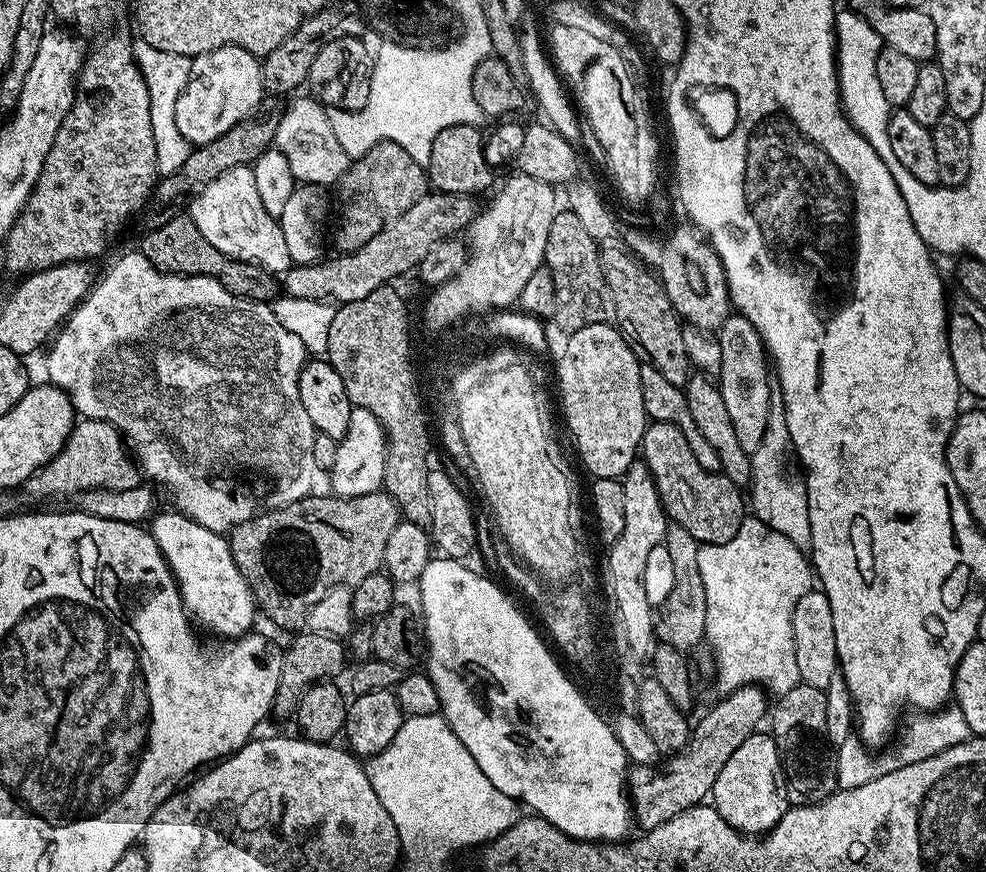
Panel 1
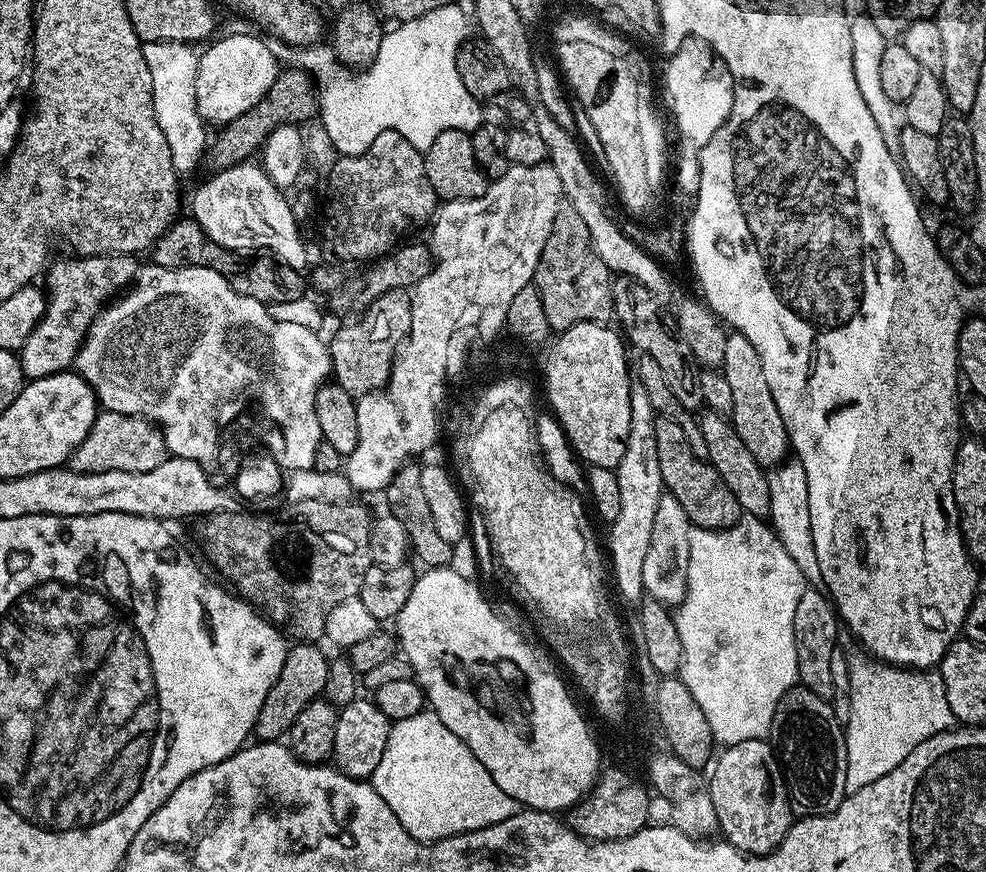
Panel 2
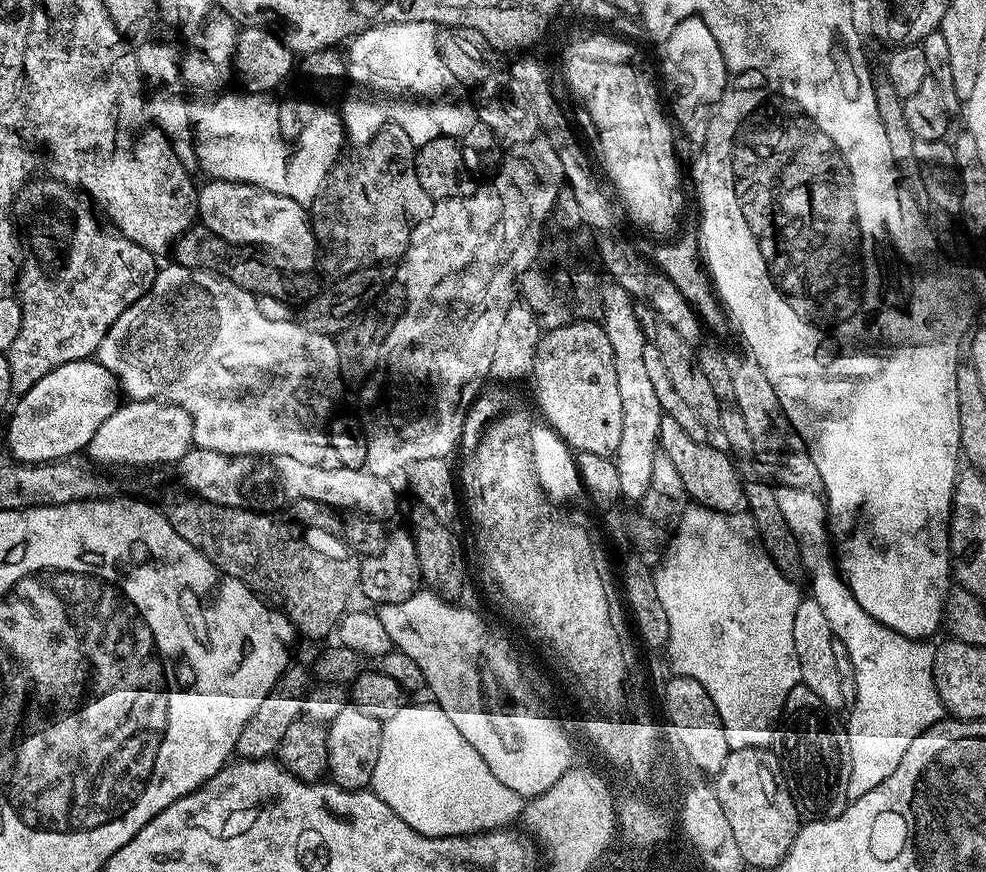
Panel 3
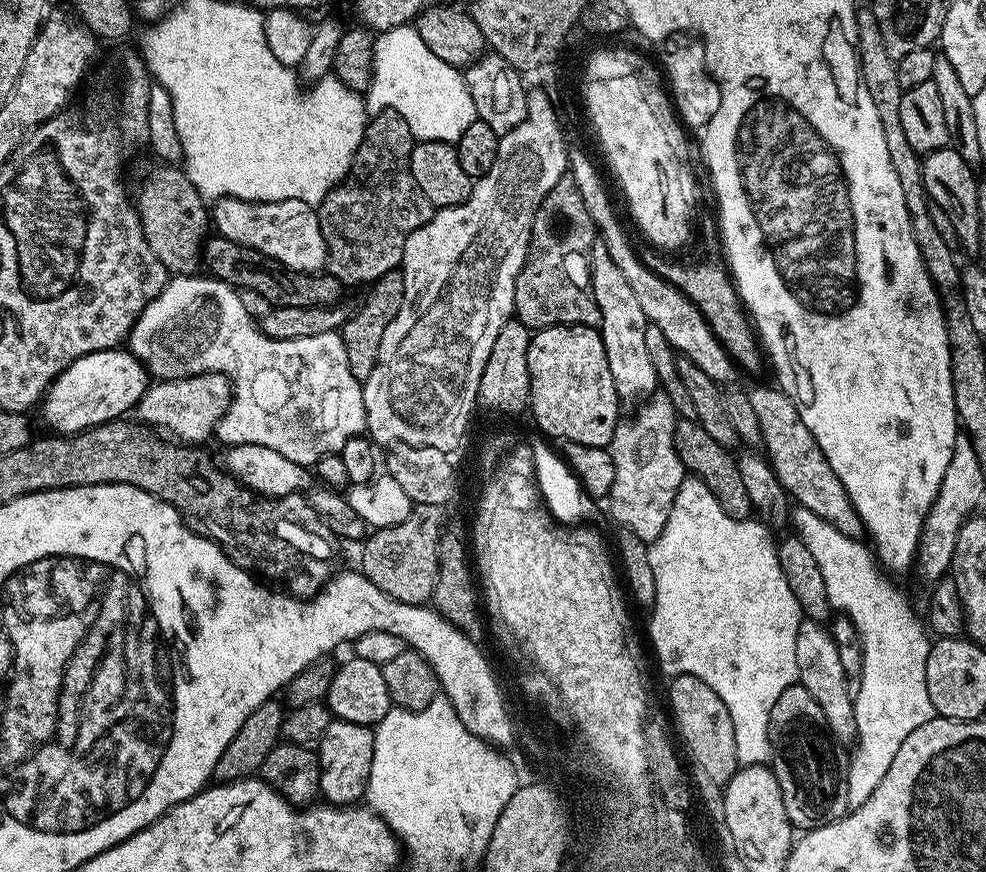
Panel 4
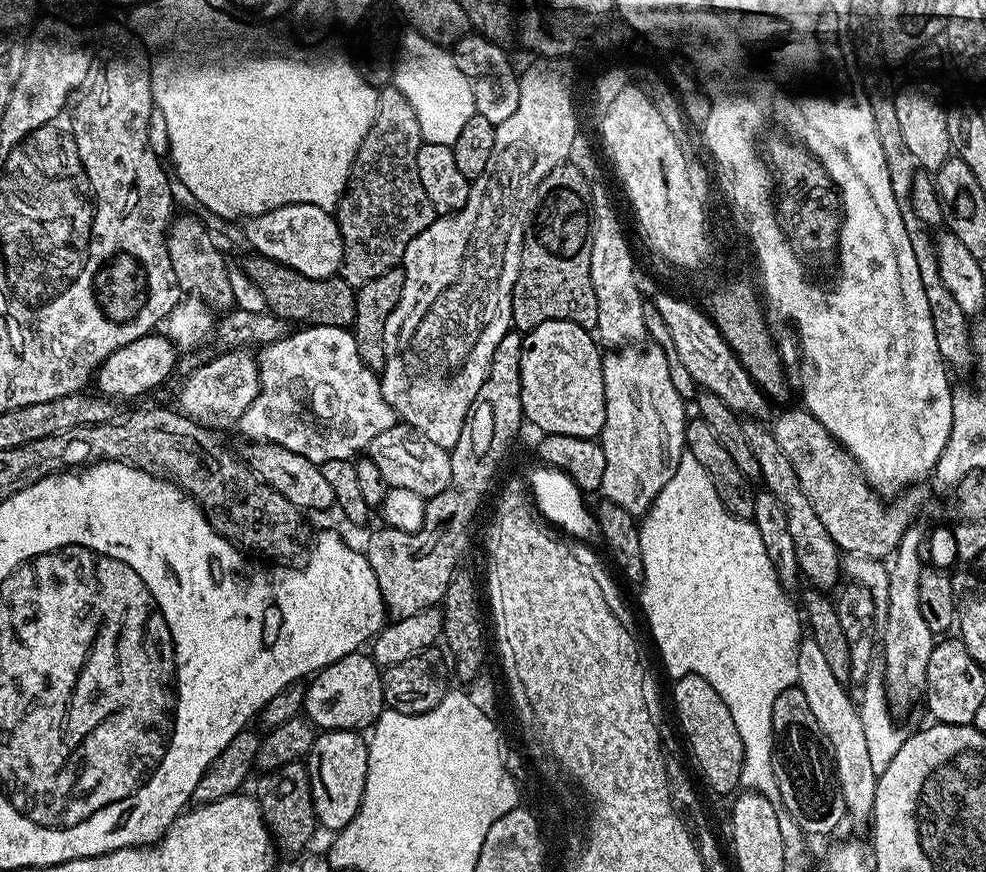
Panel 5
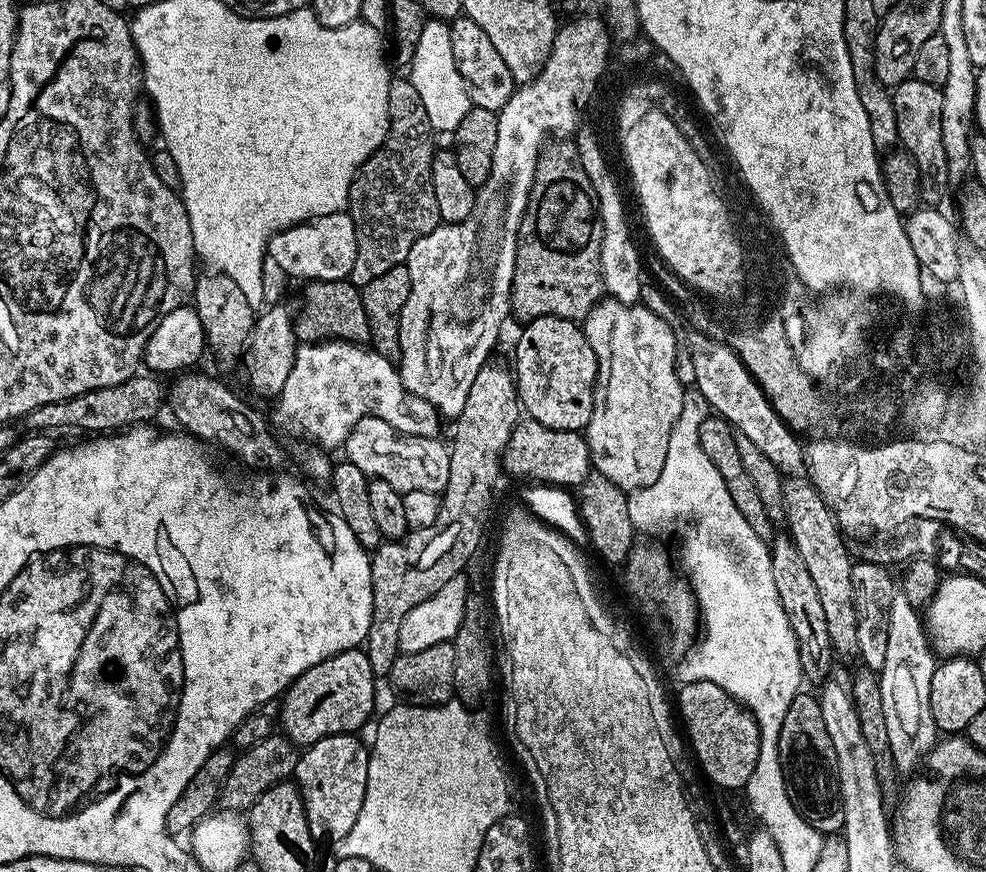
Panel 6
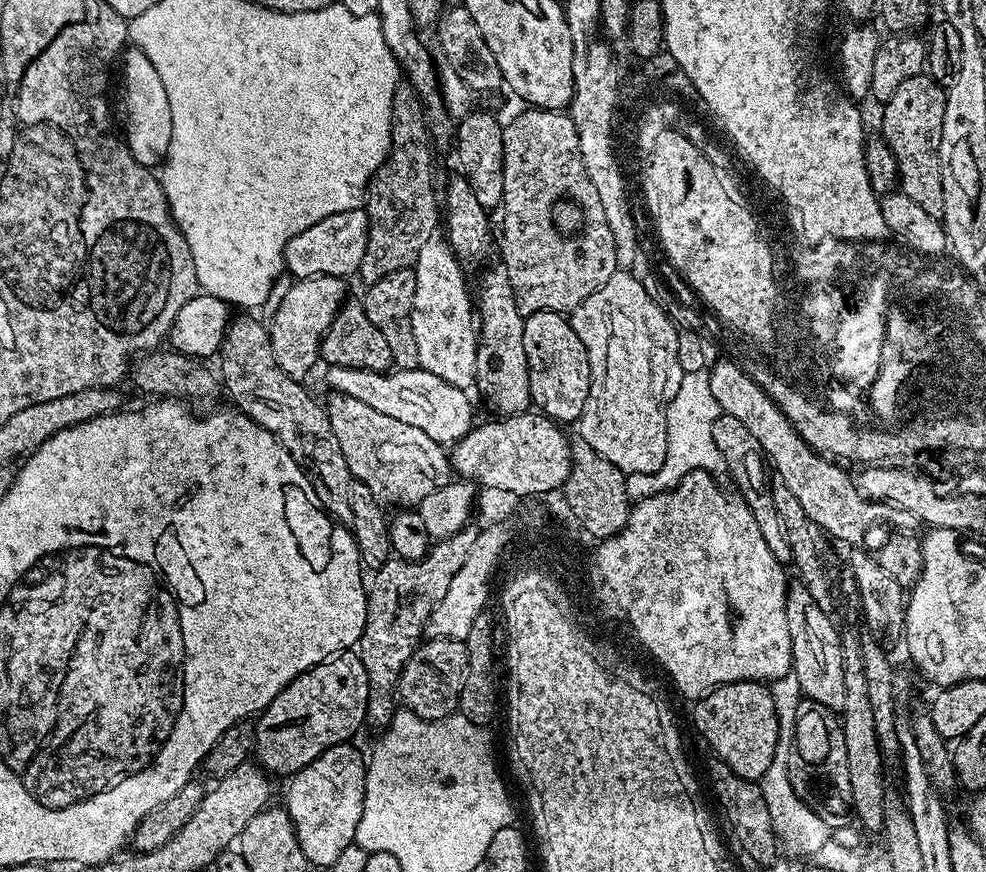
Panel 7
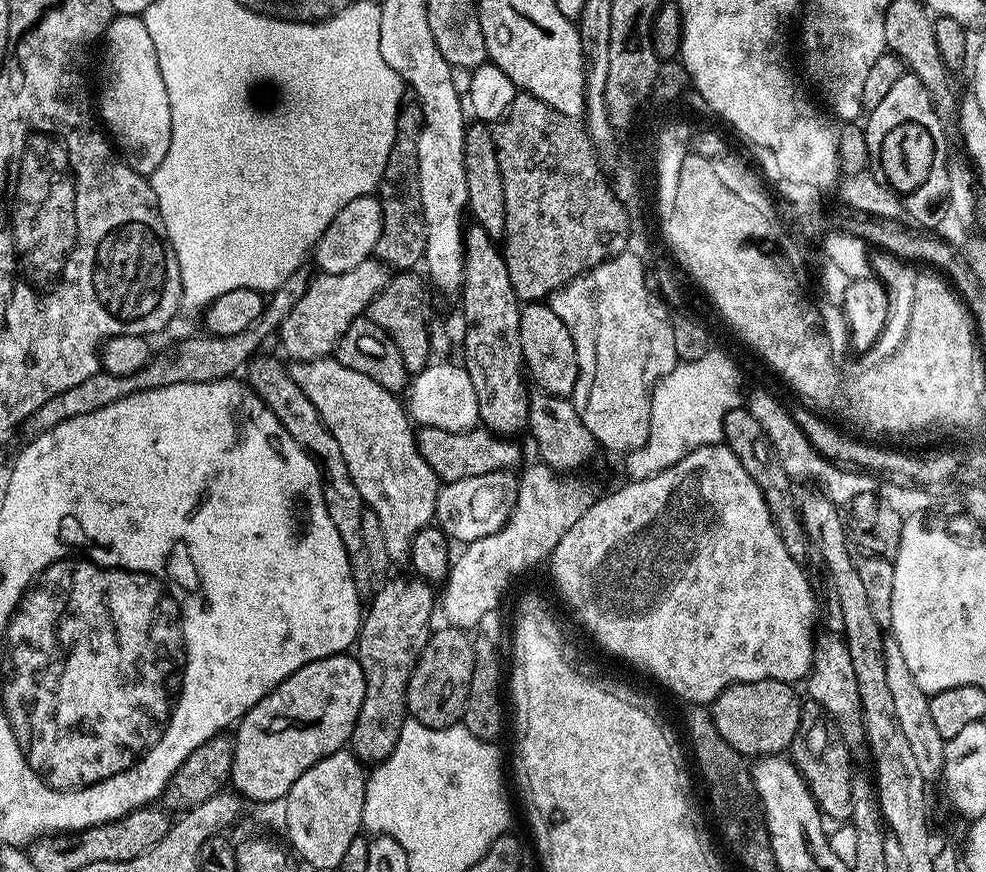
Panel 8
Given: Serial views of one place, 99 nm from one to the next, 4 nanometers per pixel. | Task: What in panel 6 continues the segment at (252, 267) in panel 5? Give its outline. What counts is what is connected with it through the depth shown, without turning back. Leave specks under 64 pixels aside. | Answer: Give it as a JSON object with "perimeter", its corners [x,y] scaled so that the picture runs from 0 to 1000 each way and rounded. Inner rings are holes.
{"perimeter":[[[313,321],[307,327],[308,336],[305,337],[304,354],[298,358],[300,373],[300,388],[304,394],[324,394],[331,390],[350,390],[353,394],[372,396],[375,391],[375,369],[371,365],[371,351],[365,341],[366,331],[351,321]]]}

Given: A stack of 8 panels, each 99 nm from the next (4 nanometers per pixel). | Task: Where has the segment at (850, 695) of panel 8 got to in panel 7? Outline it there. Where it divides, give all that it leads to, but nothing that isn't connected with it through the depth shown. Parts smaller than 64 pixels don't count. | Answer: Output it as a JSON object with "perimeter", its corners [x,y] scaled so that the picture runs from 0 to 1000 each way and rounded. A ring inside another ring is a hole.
{"perimeter":[[[803,667],[799,671],[797,681],[797,709],[801,718],[801,741],[803,742],[803,769],[802,774],[809,778],[812,795],[823,806],[833,807],[845,814],[855,813],[858,805],[858,773],[856,772],[856,736],[854,725],[848,721],[848,716],[841,702],[834,700],[830,690],[826,690],[825,682],[815,669]]]}

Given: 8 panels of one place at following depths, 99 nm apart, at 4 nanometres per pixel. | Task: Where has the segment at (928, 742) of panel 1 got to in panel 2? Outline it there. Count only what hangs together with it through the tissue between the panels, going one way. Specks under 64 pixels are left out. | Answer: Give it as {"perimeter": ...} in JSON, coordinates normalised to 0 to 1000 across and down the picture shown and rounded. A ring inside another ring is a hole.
{"perimeter":[[[875,745],[860,748],[862,819],[858,823],[858,906],[869,909],[875,901],[903,888],[911,874],[939,846],[962,838],[971,829],[959,805],[959,787],[952,769],[926,768],[898,761]]]}

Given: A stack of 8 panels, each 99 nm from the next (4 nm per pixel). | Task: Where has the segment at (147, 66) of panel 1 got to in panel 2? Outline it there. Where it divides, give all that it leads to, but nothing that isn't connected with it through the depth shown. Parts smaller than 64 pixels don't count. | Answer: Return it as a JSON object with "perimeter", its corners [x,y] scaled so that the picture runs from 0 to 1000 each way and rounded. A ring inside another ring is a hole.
{"perimeter":[[[152,48],[146,50],[146,65],[148,76],[152,76],[156,131],[160,135],[160,144],[164,144],[164,154],[168,154],[168,167],[172,167],[176,195],[190,204],[202,190],[203,182],[208,182],[213,164],[212,148],[199,122],[199,91],[203,75],[200,56],[185,48]]]}

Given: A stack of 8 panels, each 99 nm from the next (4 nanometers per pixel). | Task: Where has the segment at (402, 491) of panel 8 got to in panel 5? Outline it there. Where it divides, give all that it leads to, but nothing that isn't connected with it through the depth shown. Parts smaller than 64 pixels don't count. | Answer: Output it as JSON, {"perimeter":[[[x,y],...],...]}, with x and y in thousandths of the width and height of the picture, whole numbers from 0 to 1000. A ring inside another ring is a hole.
{"perimeter":[[[409,484],[387,493],[387,498],[383,498],[374,507],[371,518],[377,524],[379,534],[387,539],[387,548],[394,556],[408,562],[420,562],[420,567],[431,571],[448,567],[458,547],[455,515],[436,507],[436,502],[420,494]]]}

